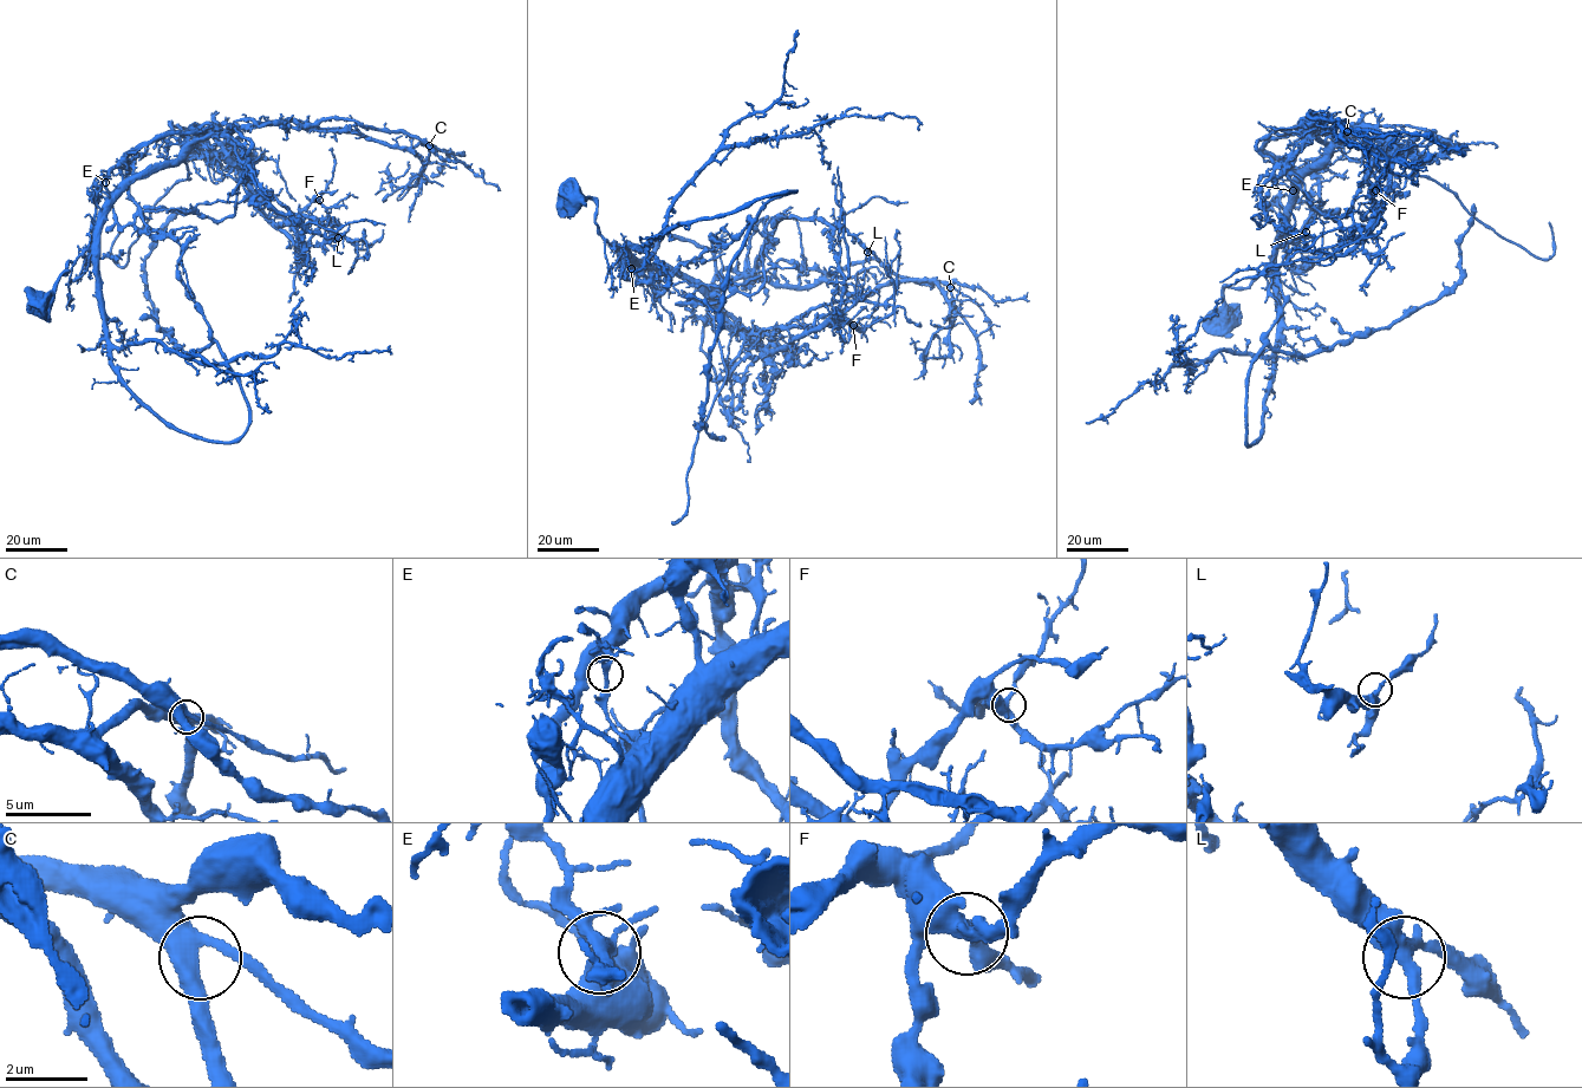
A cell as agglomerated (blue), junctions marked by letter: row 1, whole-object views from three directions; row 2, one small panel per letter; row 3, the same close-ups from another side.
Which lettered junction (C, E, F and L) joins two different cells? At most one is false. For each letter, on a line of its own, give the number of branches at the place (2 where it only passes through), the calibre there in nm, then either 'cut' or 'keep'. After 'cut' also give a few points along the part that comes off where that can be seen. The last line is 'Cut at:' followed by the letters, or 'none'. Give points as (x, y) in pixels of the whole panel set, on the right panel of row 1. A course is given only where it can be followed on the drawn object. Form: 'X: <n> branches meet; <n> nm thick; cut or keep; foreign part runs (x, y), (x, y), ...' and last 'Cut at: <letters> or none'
C: 3 branches meet; 440 nm thick; keep
E: 3 branches meet; 260 nm thick; cut; foreign part runs (1293, 190), (1261, 148), (1315, 132), (1299, 122), (1312, 111), (1417, 170), (1393, 158), (1417, 145)
F: 3 branches meet; 400 nm thick; keep
L: 3 branches meet; 340 nm thick; keep
Cut at: E

